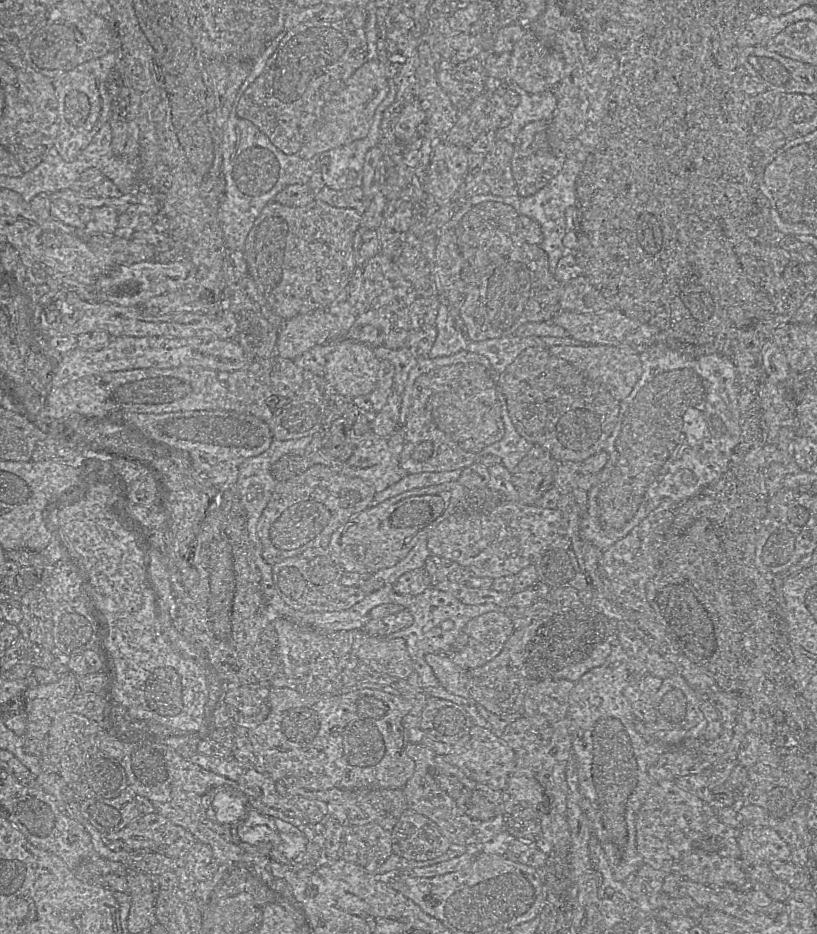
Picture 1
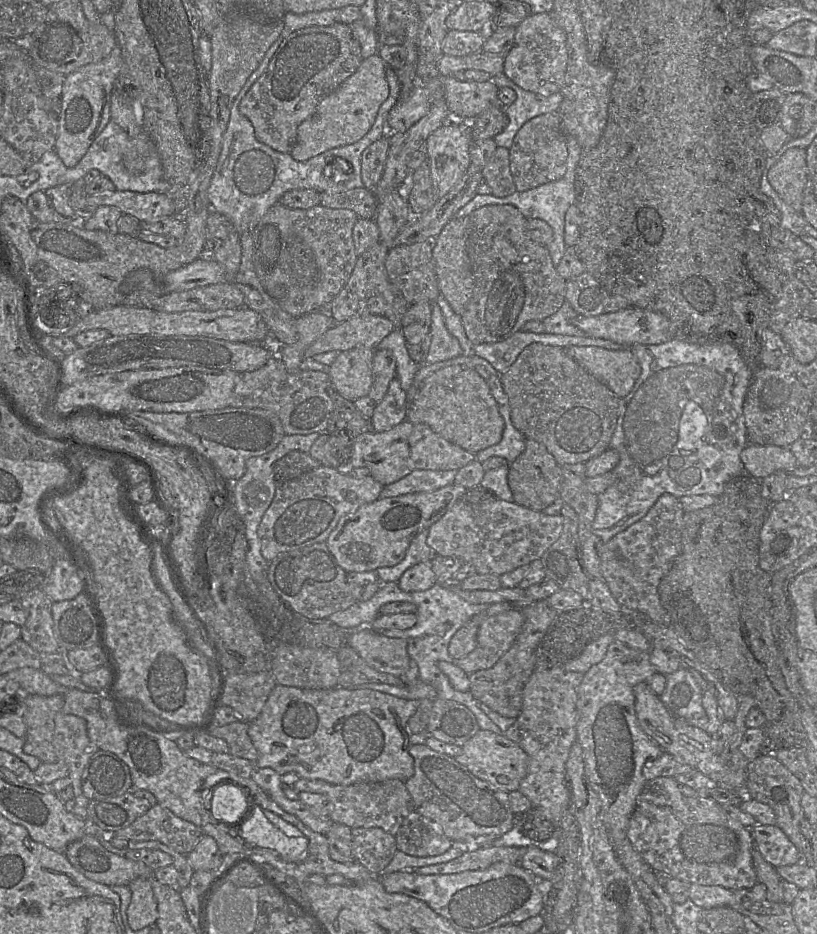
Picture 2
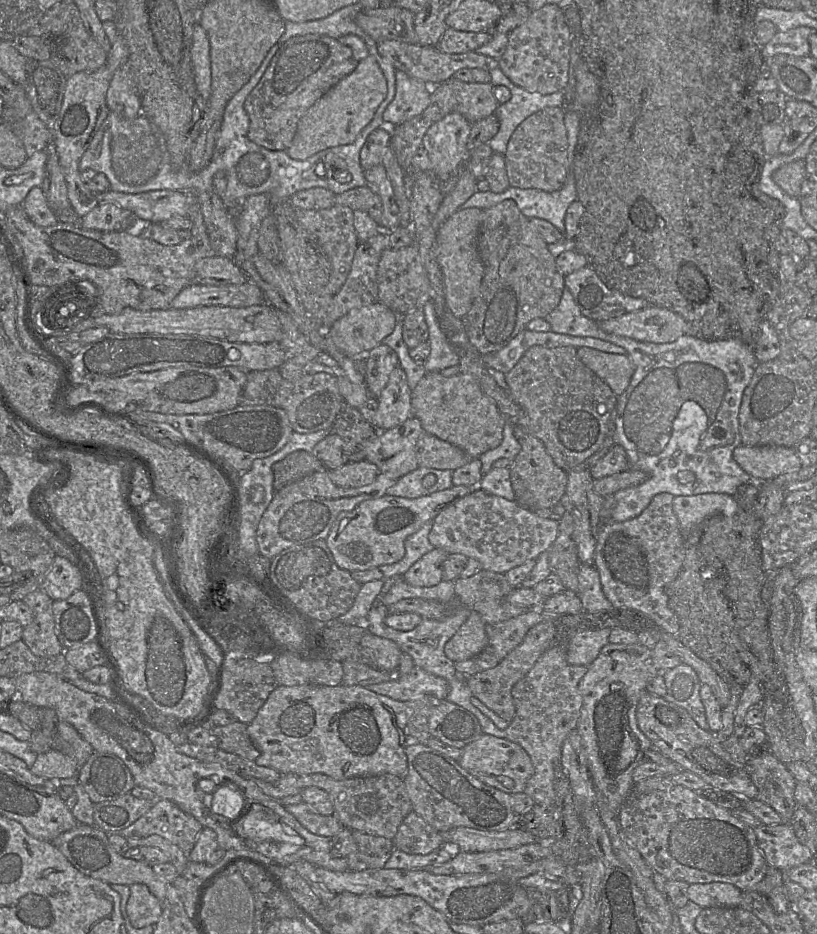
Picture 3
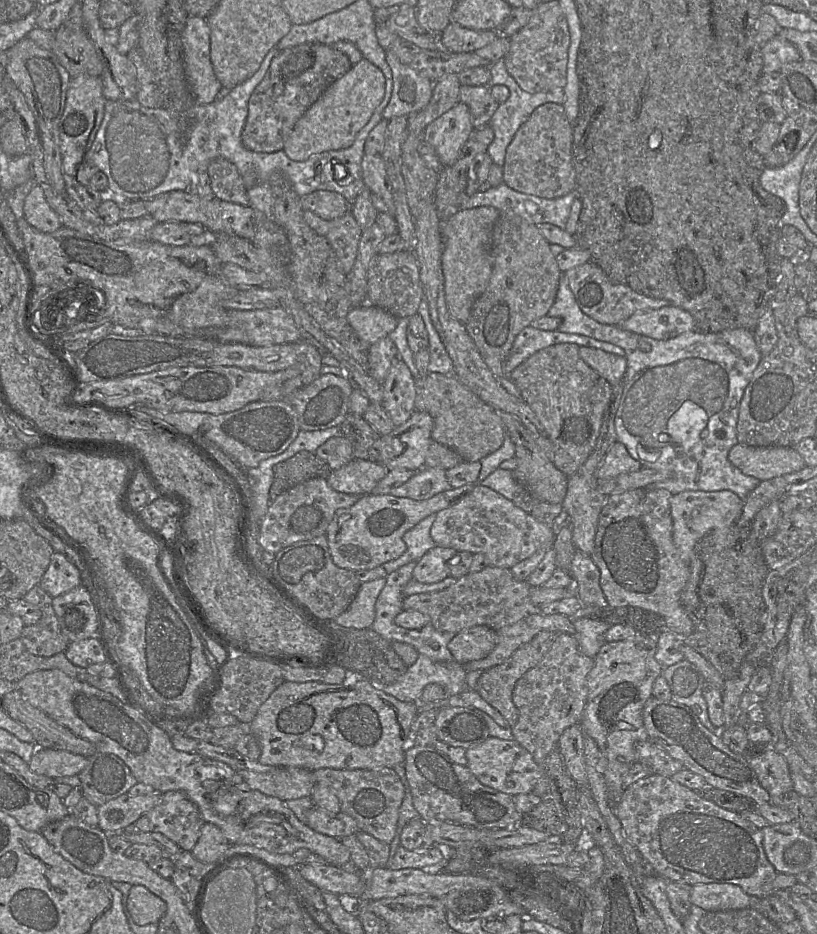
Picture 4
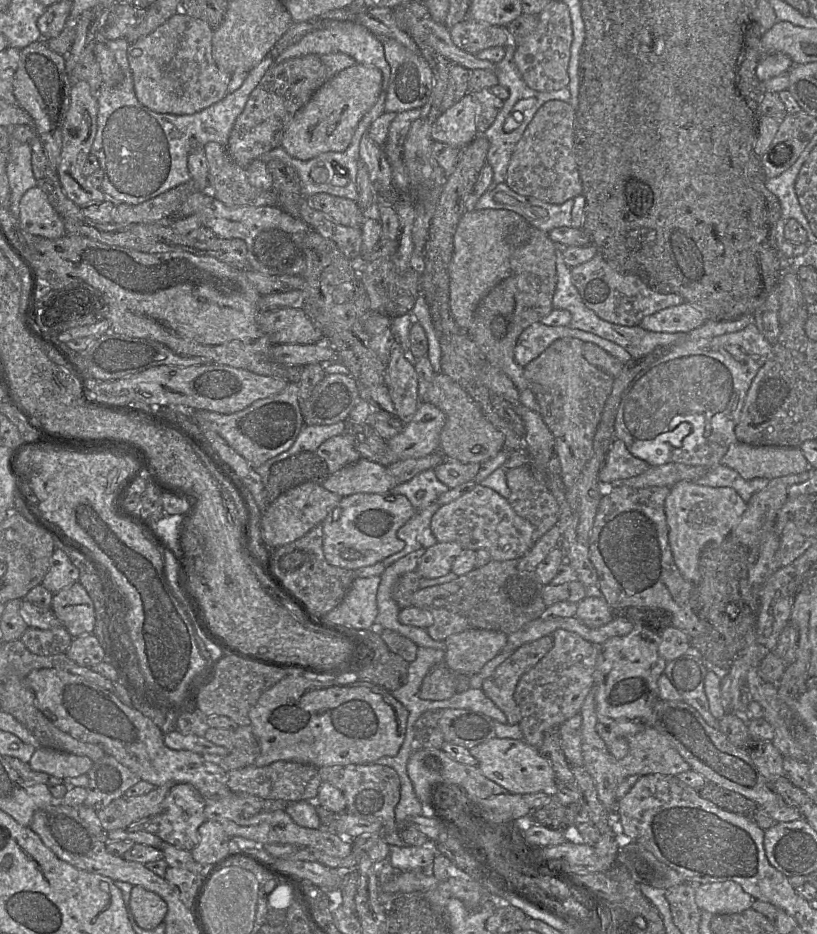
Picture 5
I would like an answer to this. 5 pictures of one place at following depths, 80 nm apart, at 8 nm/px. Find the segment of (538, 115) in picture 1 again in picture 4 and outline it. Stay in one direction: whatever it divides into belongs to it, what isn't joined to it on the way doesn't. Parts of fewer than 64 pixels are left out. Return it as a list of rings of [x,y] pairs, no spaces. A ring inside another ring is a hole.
[[[503,58],[494,63],[491,63],[489,68],[491,72],[491,82],[489,86],[501,84],[507,86],[510,91],[509,98],[499,105],[498,109],[495,111],[489,122],[489,125],[494,131],[494,139],[488,146],[487,153],[490,155],[493,163],[503,167],[506,150],[520,126],[529,119],[533,111],[540,105],[548,102],[563,105],[565,101],[565,93],[564,89],[556,89],[553,91],[539,93],[529,93],[524,91],[514,80],[514,78],[508,73]]]

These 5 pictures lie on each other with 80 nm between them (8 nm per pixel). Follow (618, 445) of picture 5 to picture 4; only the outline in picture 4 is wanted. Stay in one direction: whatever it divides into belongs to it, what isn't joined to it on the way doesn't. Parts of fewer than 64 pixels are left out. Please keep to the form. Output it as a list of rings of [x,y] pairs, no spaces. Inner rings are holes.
[[[615,442],[596,469],[598,480],[611,479],[623,473],[638,471],[642,464],[633,459],[624,444]]]

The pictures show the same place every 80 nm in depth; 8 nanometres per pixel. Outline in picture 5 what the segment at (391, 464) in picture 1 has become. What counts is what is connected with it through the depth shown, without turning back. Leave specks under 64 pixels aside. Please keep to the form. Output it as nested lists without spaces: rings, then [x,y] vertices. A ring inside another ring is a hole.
[[[421,402],[415,414],[404,421],[403,430],[387,441],[398,460],[421,458],[440,449],[445,414],[429,402]]]

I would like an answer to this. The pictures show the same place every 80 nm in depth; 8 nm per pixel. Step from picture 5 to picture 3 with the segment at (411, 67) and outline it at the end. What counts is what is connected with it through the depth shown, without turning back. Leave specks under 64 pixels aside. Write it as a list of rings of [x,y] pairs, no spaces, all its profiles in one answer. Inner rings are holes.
[[[401,70],[395,71],[396,93],[383,113],[384,124],[391,129],[421,114],[430,103],[434,85],[413,78]]]

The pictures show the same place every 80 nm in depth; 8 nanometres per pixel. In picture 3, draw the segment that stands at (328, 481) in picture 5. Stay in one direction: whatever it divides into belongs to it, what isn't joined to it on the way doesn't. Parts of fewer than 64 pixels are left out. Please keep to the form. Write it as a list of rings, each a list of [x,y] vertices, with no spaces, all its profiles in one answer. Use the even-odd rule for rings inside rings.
[[[362,460],[346,462],[338,469],[329,471],[329,478],[338,487],[356,488],[372,483],[379,473],[376,465]]]

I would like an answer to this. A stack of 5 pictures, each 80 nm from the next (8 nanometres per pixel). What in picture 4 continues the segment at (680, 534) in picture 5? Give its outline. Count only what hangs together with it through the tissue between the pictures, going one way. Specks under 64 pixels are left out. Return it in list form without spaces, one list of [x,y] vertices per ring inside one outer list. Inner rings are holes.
[[[687,490],[672,494],[670,498],[670,509],[673,522],[672,536],[674,545],[683,561],[689,563],[696,544],[708,532],[736,524],[742,513],[743,505],[743,500],[729,490]]]

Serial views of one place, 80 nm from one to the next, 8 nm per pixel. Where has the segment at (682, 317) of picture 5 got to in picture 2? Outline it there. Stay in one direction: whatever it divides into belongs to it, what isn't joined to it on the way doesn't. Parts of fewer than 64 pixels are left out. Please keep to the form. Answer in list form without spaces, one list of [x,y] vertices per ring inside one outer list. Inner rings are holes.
[[[635,307],[591,317],[577,315],[571,323],[585,332],[585,337],[610,340],[622,346],[662,344],[674,338],[670,321],[664,315]]]

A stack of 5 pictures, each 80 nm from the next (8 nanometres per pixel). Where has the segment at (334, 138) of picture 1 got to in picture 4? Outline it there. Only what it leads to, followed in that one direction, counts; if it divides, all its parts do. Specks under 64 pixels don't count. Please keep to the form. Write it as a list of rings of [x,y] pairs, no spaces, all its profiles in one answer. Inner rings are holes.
[[[366,59],[332,83],[295,123],[284,144],[284,152],[293,161],[306,161],[314,154],[350,147],[358,131],[369,121],[385,95],[382,71]]]

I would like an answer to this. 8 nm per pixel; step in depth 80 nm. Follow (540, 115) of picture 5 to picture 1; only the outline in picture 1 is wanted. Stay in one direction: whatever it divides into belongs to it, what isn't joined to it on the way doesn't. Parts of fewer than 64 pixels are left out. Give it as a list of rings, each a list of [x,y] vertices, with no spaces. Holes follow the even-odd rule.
[[[538,120],[526,124],[518,133],[511,161],[512,175],[517,184],[518,194],[531,196],[543,188],[561,171],[565,157],[555,153],[547,138],[548,120]]]

